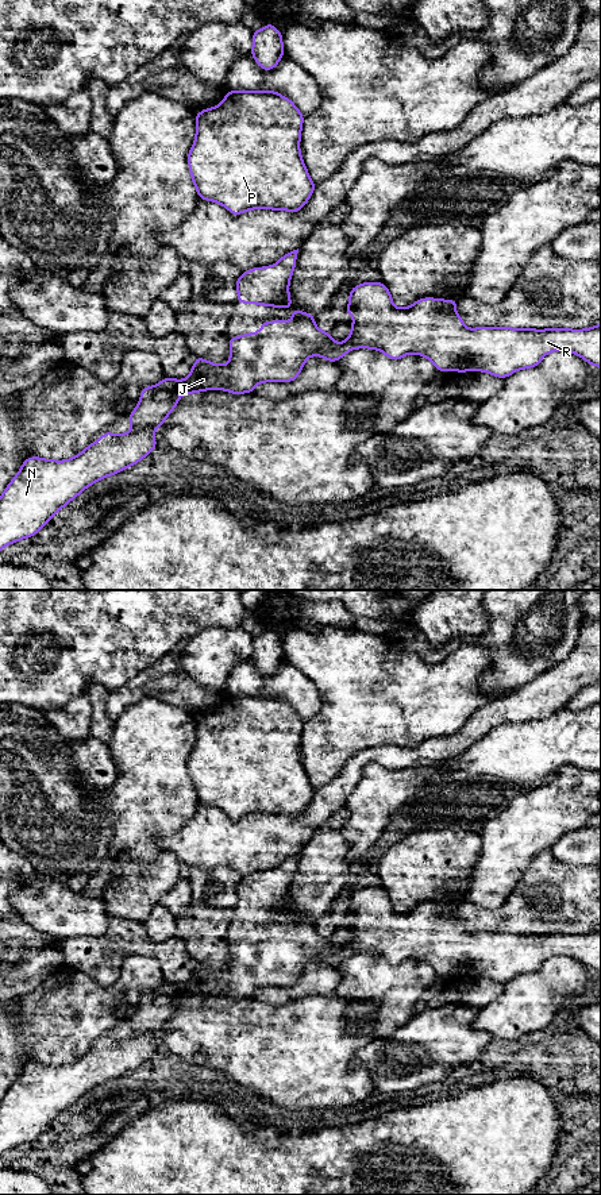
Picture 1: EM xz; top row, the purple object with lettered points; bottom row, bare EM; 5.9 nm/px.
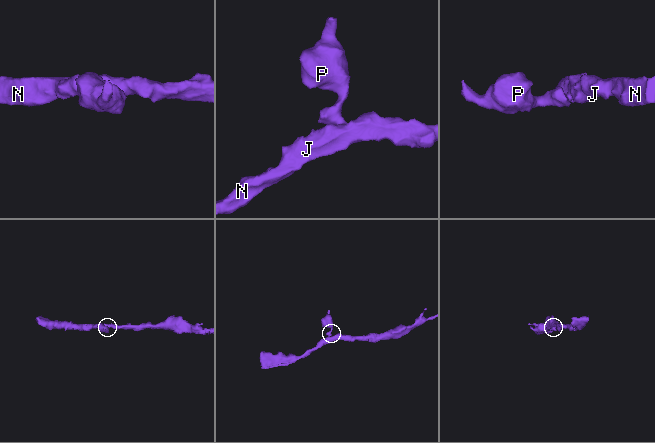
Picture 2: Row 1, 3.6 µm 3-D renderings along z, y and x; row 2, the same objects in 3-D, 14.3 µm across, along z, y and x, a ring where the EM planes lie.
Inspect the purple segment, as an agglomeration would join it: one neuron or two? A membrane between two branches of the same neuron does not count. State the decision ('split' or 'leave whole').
leave whole

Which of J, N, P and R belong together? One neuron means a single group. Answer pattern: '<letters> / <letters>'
J N P R

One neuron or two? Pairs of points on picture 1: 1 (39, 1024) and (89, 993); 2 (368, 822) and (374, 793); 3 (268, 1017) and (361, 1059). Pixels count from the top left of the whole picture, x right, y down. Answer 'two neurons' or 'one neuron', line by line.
1: one neuron
2: one neuron
3: two neurons

